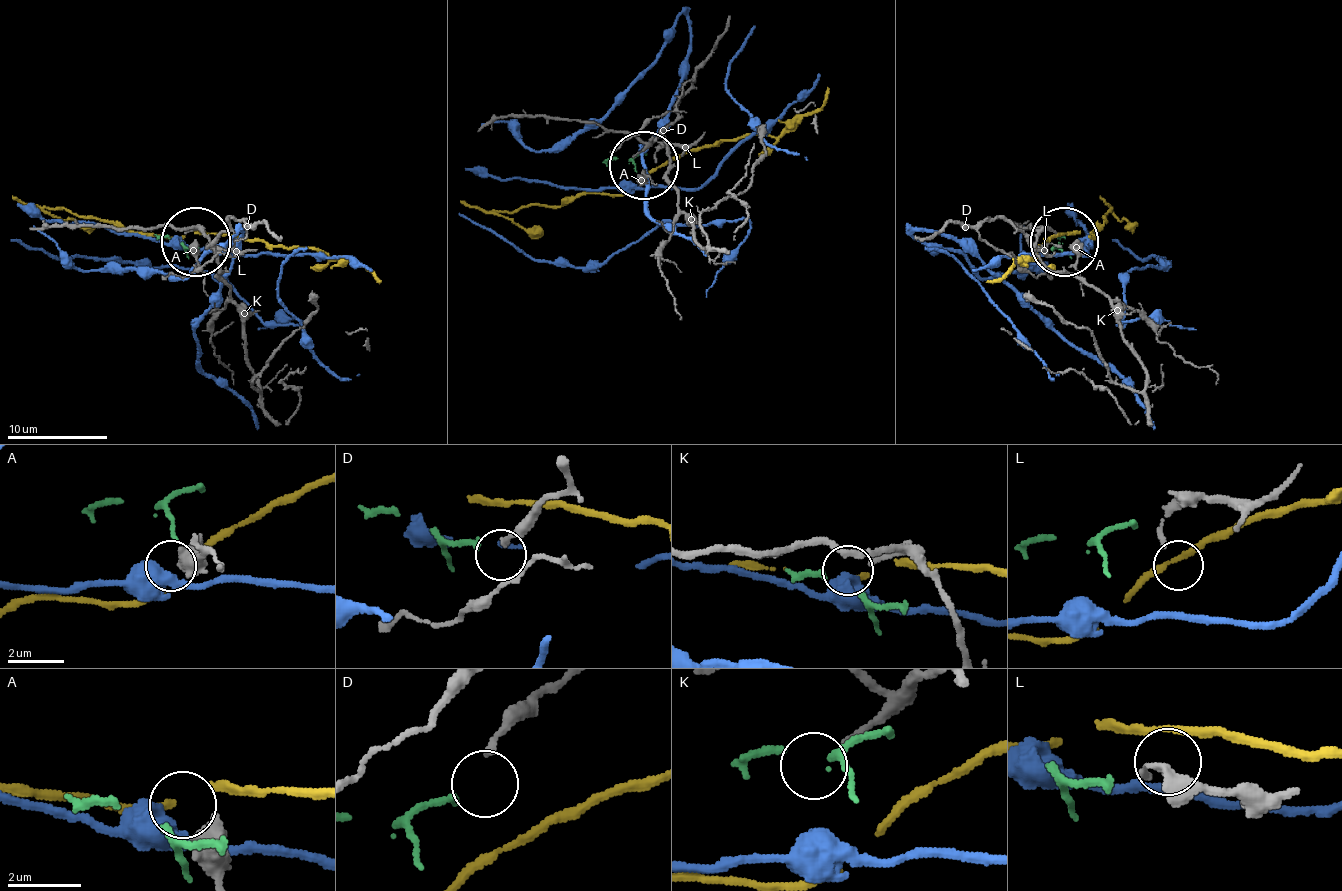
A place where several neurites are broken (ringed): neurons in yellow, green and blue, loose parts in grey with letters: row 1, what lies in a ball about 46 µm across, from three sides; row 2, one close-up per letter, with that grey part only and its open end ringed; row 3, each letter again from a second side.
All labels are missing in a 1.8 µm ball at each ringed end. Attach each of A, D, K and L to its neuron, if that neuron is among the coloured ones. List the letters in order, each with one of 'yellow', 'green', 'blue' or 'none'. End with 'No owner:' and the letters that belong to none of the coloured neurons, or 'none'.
A: yellow
D: green
K: none
L: none
No owner: K, L

